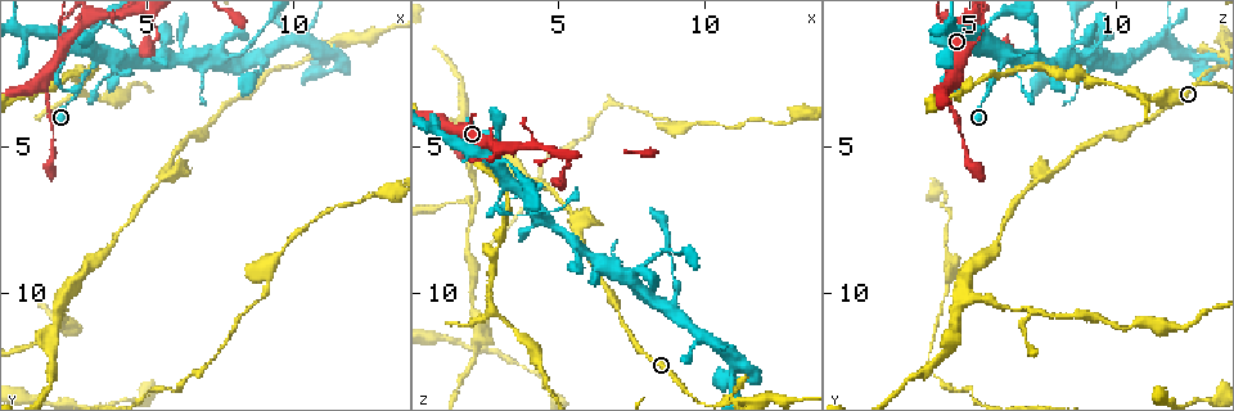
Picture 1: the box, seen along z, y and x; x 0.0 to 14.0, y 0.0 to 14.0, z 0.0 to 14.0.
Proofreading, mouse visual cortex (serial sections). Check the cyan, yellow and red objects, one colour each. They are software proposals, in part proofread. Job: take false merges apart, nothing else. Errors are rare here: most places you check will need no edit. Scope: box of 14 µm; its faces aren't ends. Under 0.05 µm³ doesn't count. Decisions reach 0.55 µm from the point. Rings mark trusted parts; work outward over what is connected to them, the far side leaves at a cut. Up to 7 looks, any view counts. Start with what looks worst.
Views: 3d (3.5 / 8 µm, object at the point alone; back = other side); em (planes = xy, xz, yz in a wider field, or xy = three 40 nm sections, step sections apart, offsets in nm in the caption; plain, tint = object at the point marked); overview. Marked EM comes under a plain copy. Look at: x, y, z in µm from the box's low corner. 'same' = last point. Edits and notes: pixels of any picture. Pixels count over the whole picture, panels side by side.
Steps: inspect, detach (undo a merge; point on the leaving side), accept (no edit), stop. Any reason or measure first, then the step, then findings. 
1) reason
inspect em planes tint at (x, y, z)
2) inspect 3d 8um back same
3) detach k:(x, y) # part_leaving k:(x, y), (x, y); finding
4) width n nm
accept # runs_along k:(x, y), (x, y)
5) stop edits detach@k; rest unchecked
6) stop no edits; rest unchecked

abrupt turn
inspect 3d 3.5um at (2.1, 10.2, 4.9)

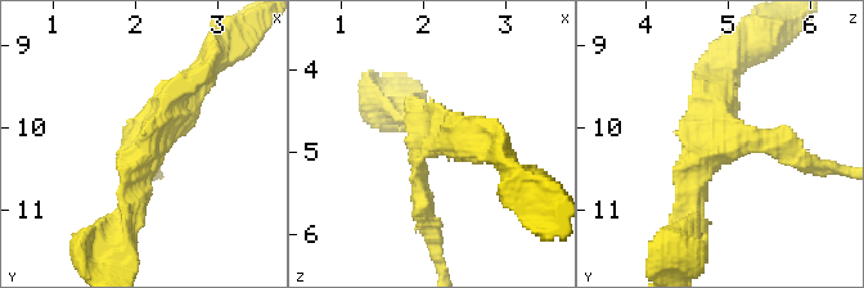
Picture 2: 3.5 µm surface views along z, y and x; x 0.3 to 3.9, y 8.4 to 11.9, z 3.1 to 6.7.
arms 3; arm_widths 200, 250, 350 nm; need the tissue
inspect em xy step 1 tint at (2.10, 10.20, 4.85)

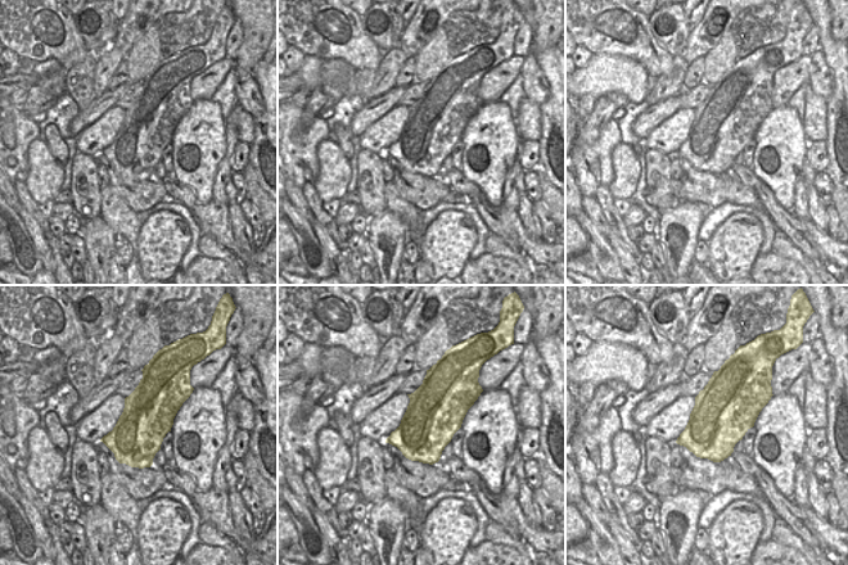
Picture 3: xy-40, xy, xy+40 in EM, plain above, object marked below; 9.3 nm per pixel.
accept # runs_along 2:(723, 76), (716, 144), (795, 152); all the same cell

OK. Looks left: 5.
three-way junction
inspect 3d 3.5um back at (2.2, 10.6, 7.1)

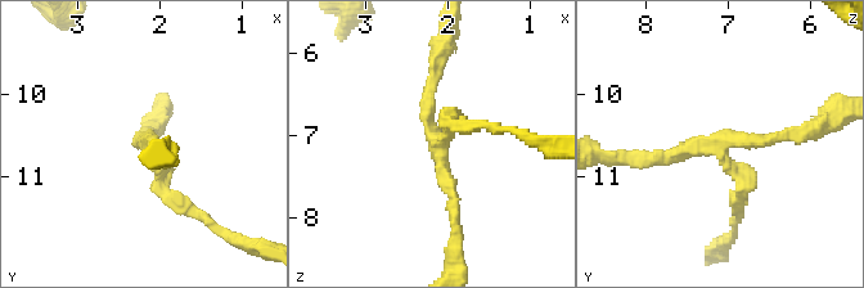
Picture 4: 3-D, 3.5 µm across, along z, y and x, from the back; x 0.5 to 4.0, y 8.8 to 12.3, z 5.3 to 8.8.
arms 3; arm_widths 150, 150, 150 nm
inspect em xy step 1 tint at (2.15, 10.55, 7.10)

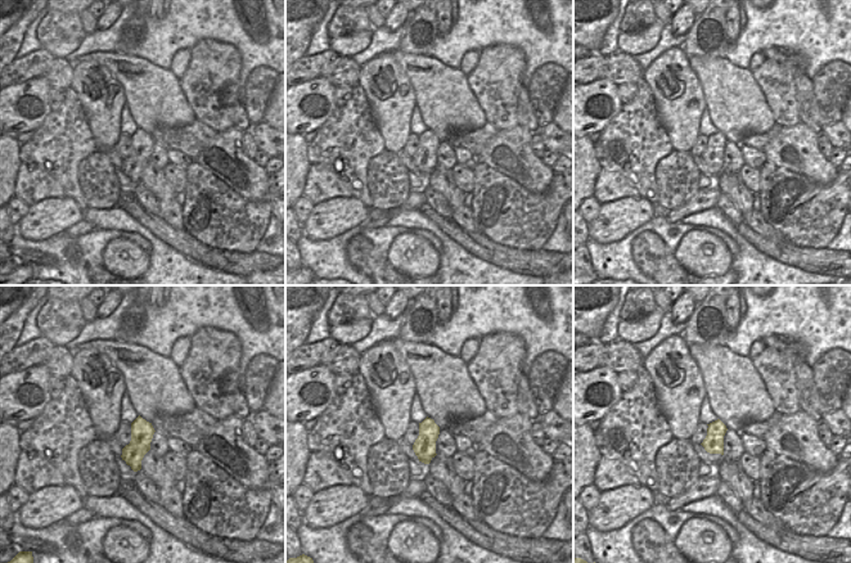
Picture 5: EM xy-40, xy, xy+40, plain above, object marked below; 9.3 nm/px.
accept # runs_along 4:(799, 134), (640, 158); all the same cell

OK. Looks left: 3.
sudden change in width
inspect 3d 3.5um at (4.4, 1.2, 7.3)

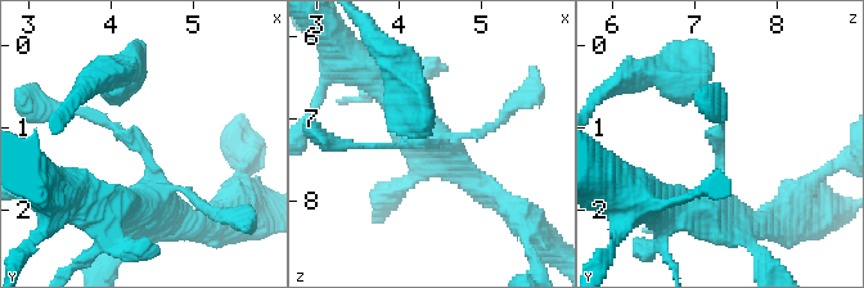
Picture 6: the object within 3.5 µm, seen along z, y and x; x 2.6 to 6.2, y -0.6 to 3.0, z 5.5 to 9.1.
inspect em xy step 5 tint at (4.35, 1.20, 7.30)

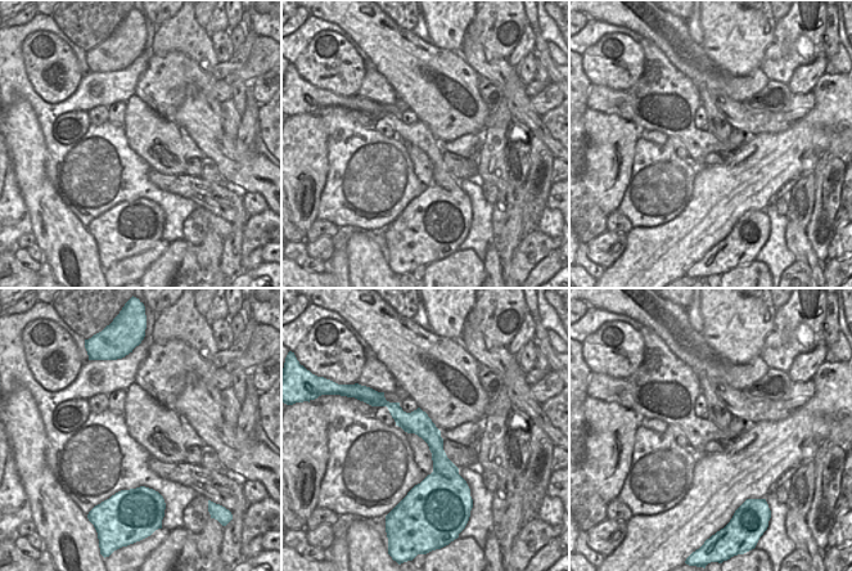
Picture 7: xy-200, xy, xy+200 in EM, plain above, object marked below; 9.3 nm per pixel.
inspect em xy step 1 tint same

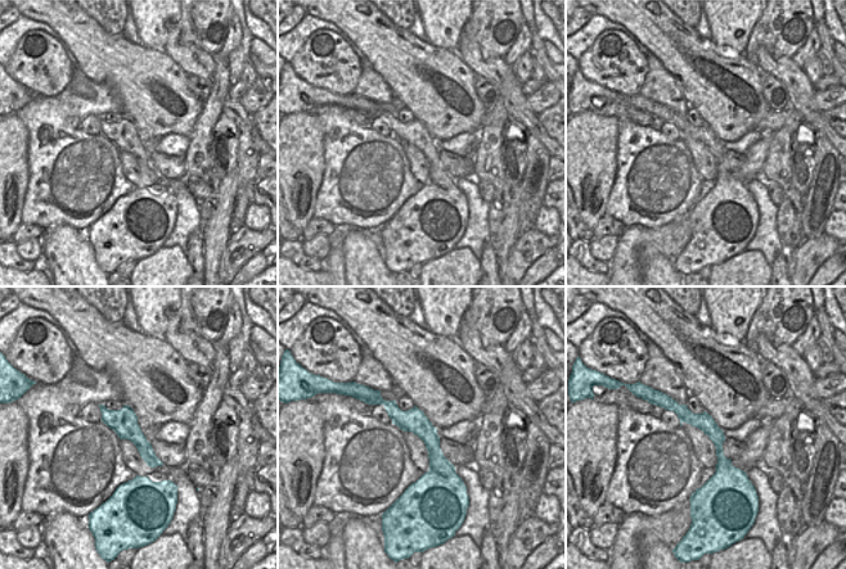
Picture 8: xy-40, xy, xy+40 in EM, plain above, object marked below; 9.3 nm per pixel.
accept # runs_along 6:(131, 208), (154, 193), (147, 153), (64, 106); all the same cell

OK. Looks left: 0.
stop no edits; rest unchecked

